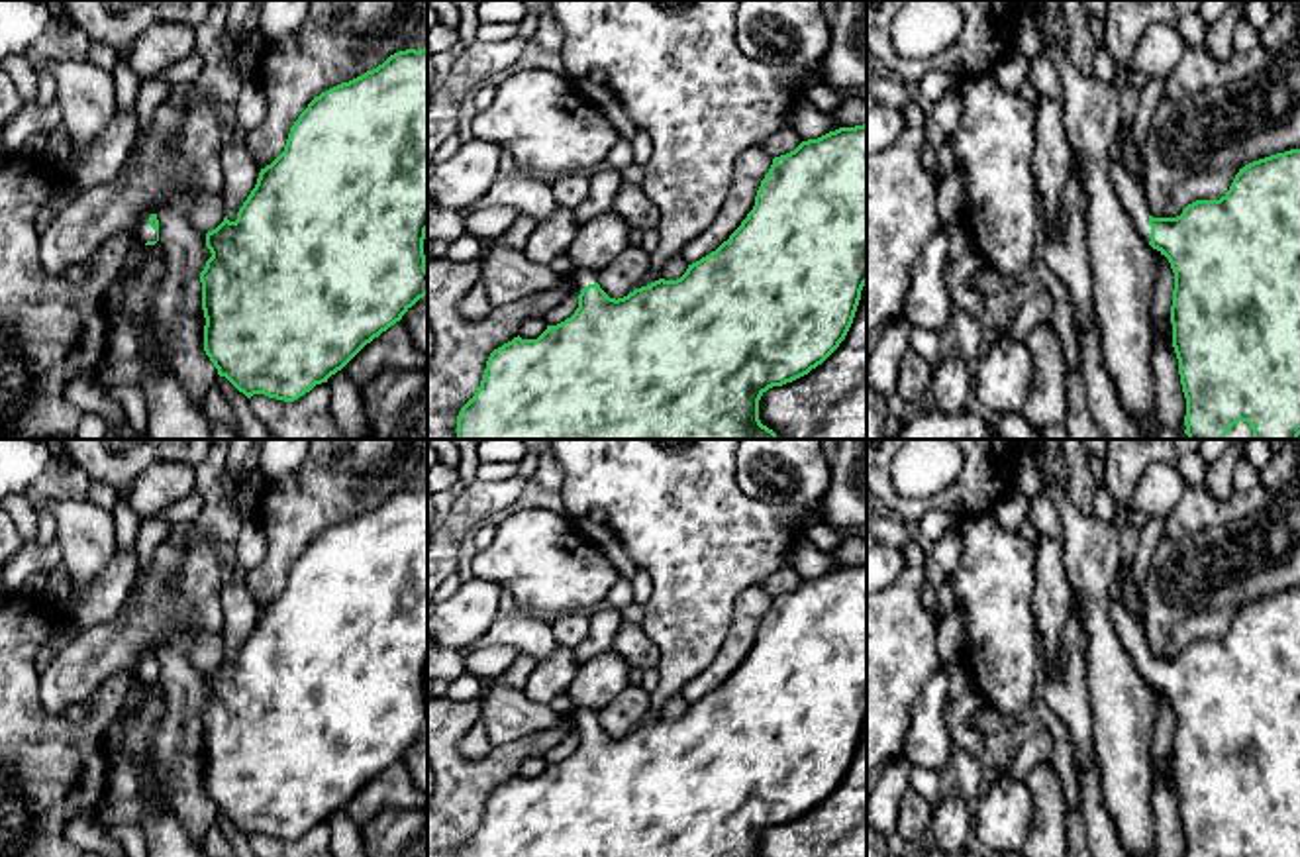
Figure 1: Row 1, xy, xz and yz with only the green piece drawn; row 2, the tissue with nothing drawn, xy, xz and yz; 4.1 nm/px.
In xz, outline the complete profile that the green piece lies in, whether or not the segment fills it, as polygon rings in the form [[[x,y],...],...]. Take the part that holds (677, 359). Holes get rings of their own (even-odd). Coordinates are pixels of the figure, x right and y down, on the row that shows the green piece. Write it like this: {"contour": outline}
{"contour": [[[867,124],[839,127],[775,157],[761,180],[755,206],[741,226],[716,251],[688,265],[680,278],[659,278],[618,300],[600,288],[594,271],[575,269],[571,280],[580,290],[578,308],[571,318],[547,326],[537,339],[518,335],[490,353],[478,390],[457,416],[457,439],[778,439],[759,420],[761,396],[773,386],[808,375],[839,347],[853,324],[861,290],[867,284]]]}

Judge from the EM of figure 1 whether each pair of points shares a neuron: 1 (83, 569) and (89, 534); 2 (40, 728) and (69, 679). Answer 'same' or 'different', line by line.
1: same
2: different

